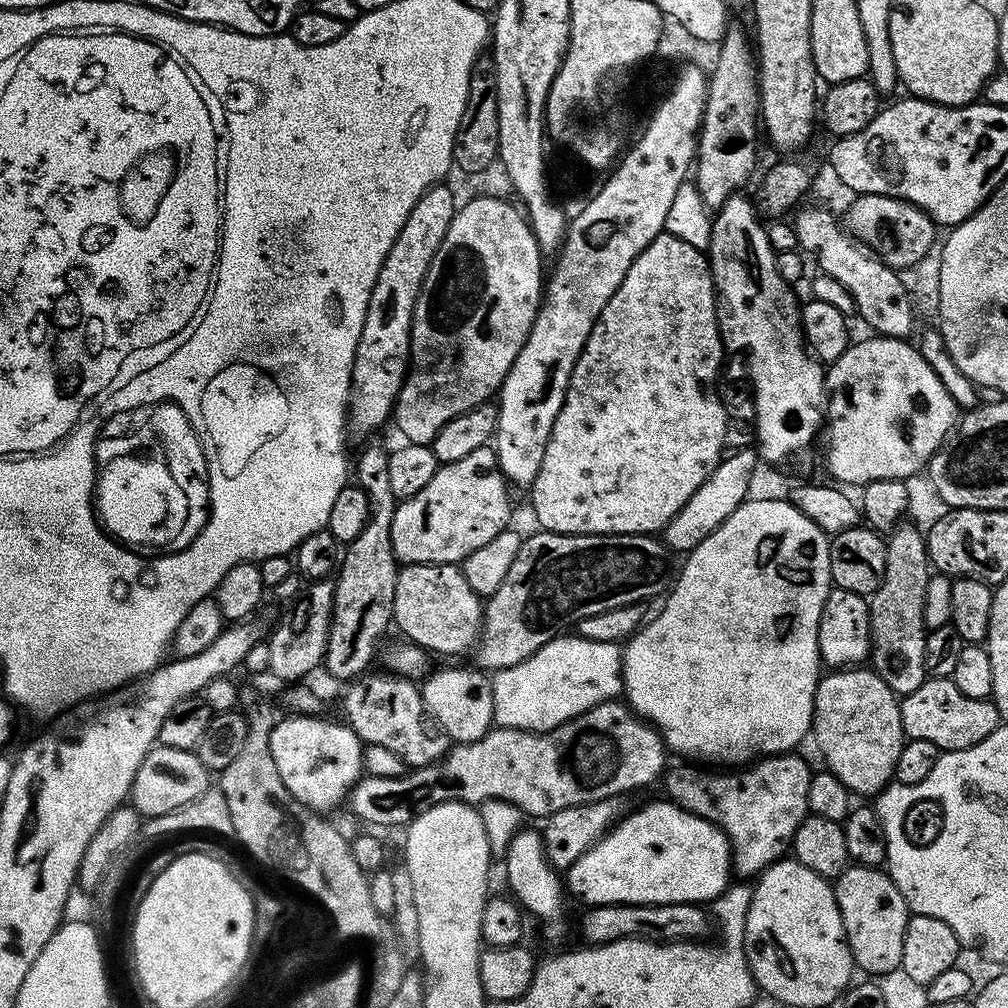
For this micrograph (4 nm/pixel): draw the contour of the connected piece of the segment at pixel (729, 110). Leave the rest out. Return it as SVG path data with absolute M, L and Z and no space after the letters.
M729 27L723 43L719 45L720 53L716 56L716 65L708 76L708 93L704 103L704 121L700 124L698 137L698 155L694 161L694 183L702 194L704 204L710 210L719 210L731 196L737 195L748 180L748 175L756 168L756 124L758 128L758 105L760 102L760 85L758 83L758 60L754 55L753 45L745 34Z

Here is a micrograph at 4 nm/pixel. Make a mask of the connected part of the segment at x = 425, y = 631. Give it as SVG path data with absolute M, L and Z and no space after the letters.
M408 562L399 569L396 577L392 614L409 641L422 641L423 647L433 653L464 652L477 643L484 604L457 565Z

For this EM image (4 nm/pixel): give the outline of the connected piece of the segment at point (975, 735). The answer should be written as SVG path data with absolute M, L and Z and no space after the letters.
M925 678L918 690L900 700L900 717L908 740L934 742L934 746L946 752L966 750L966 746L982 742L982 738L989 736L1002 724L1000 711L991 699L966 698L966 694L962 694L962 690L958 690L950 678Z

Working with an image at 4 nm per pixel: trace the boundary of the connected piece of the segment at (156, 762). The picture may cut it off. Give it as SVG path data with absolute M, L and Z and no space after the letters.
M153 747L137 770L130 791L130 804L141 817L152 819L190 803L208 791L210 770L187 748Z

